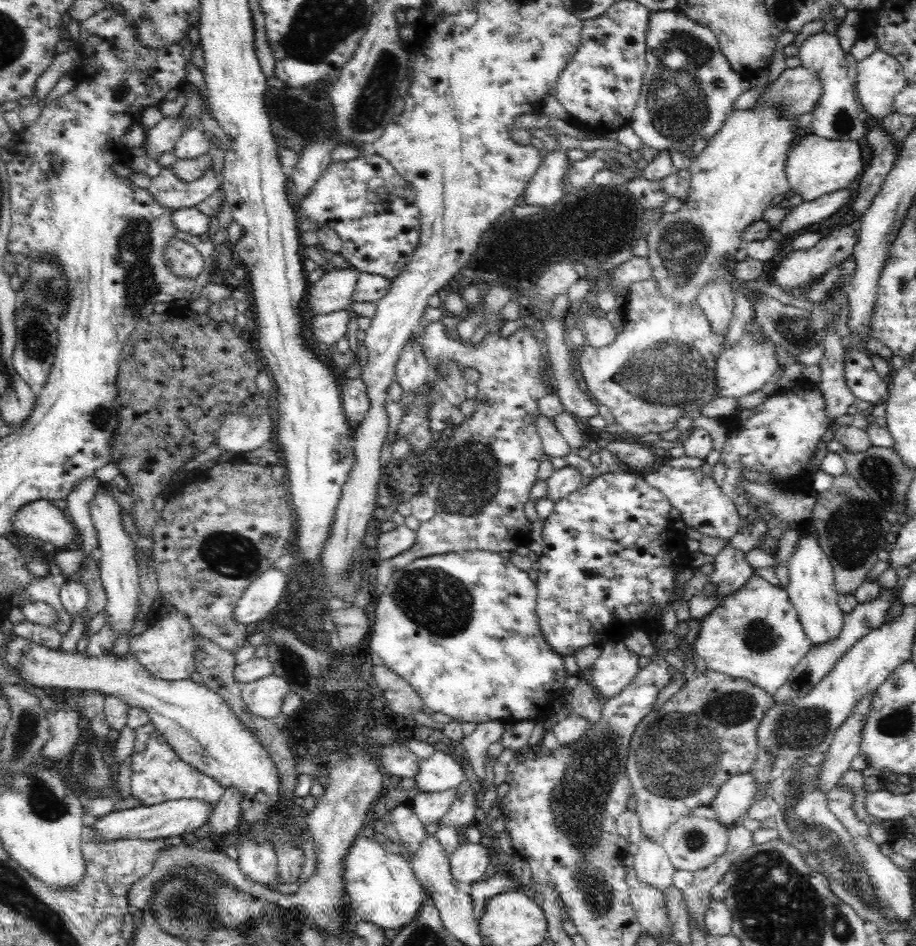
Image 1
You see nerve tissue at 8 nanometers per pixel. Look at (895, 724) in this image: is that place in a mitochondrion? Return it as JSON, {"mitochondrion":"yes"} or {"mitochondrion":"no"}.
{"mitochondrion":"yes"}

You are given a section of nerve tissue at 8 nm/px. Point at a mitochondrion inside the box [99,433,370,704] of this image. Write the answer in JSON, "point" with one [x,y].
{"point":[221,552]}

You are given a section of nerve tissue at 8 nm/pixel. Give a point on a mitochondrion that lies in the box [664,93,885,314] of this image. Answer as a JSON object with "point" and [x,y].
{"point":[843,124]}

